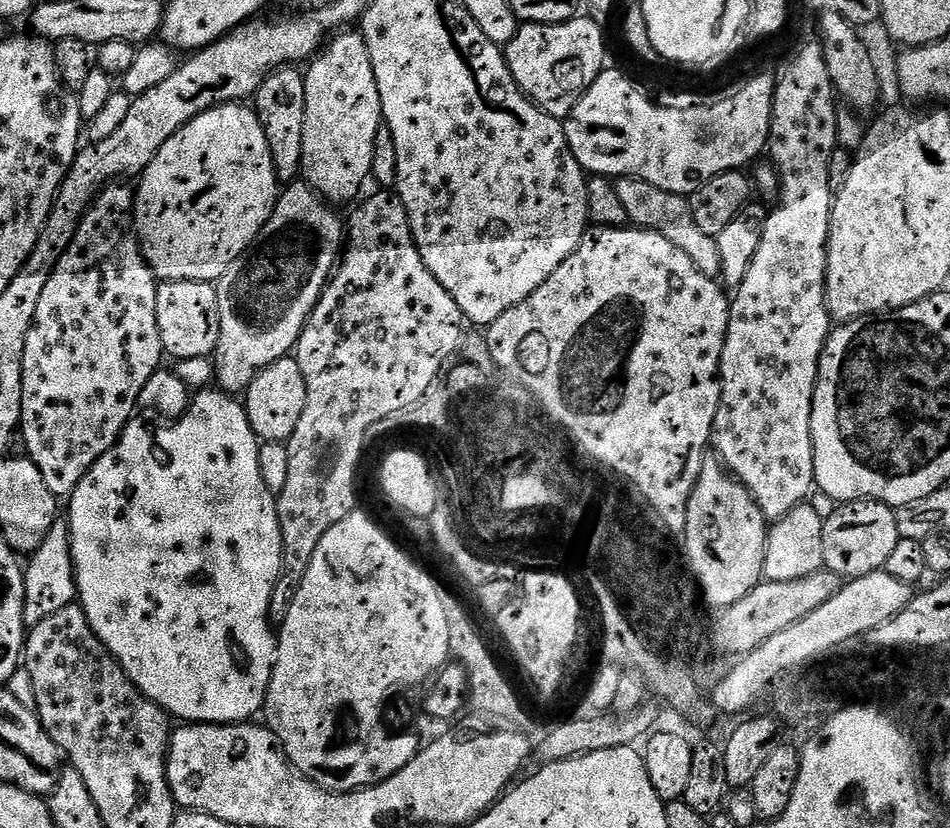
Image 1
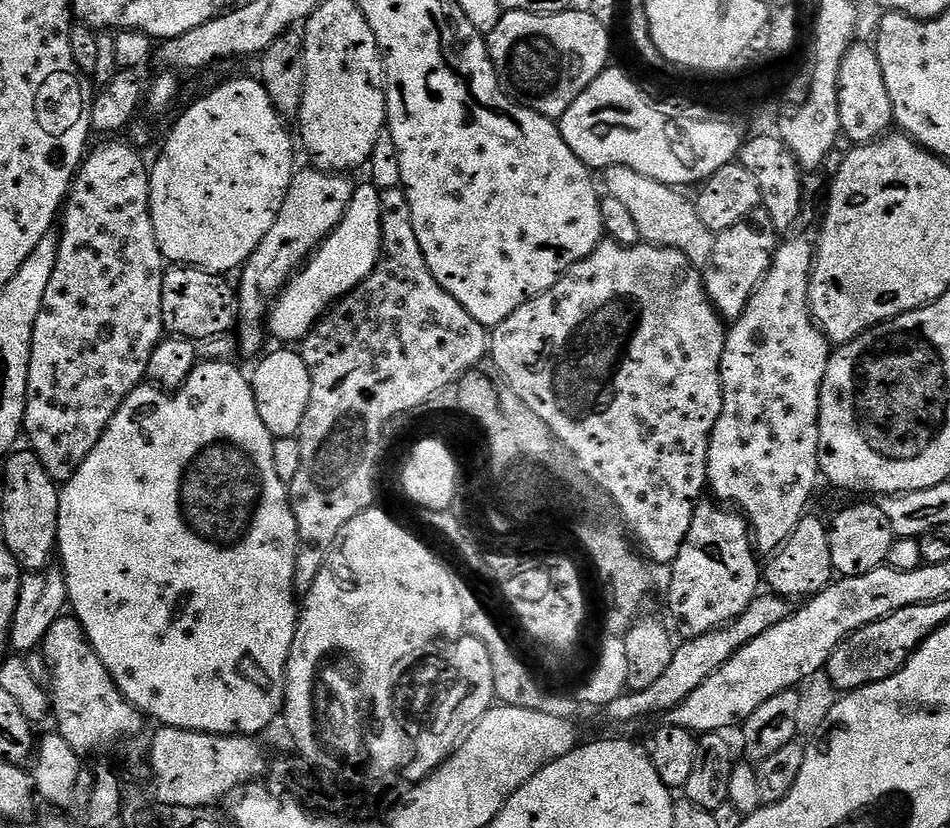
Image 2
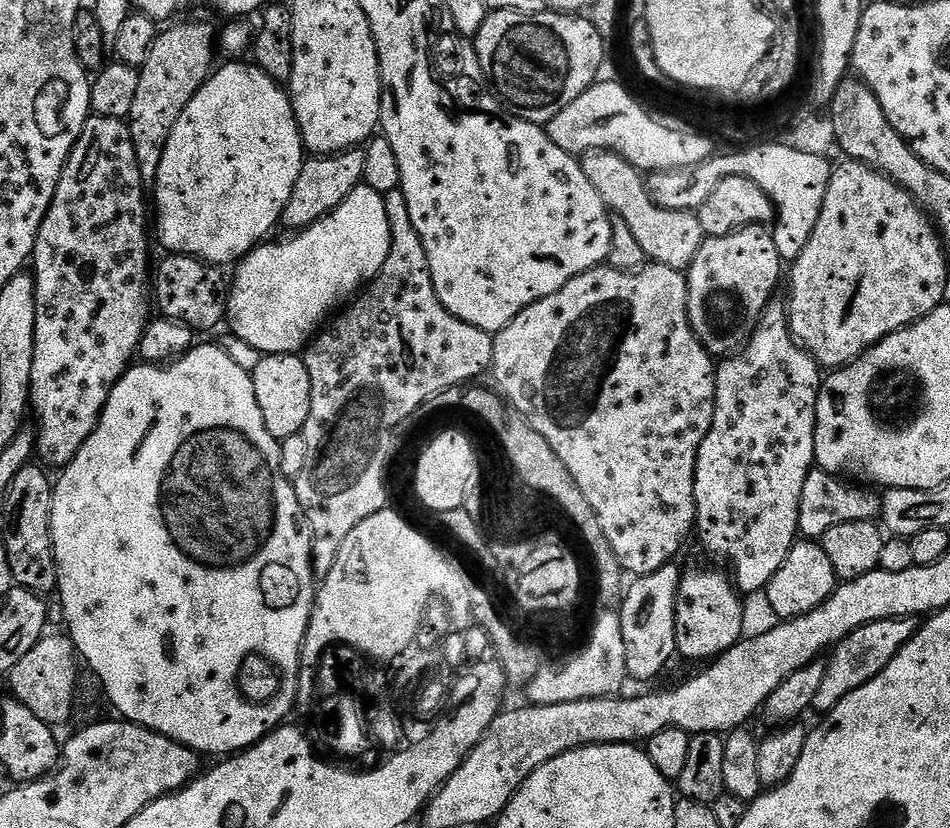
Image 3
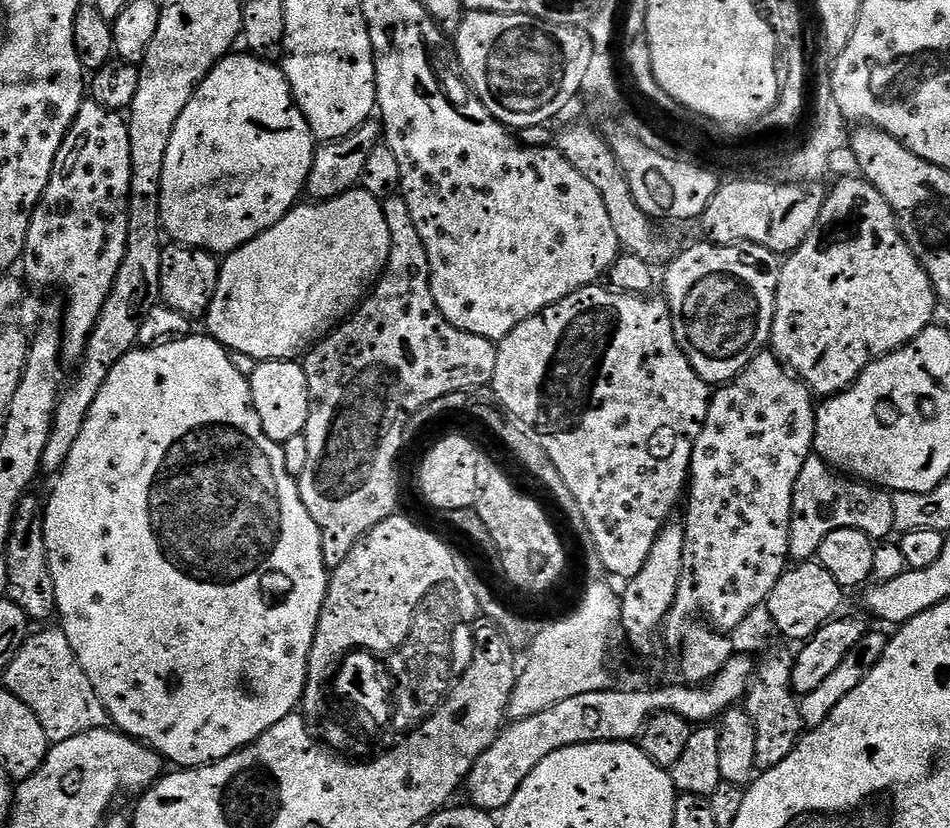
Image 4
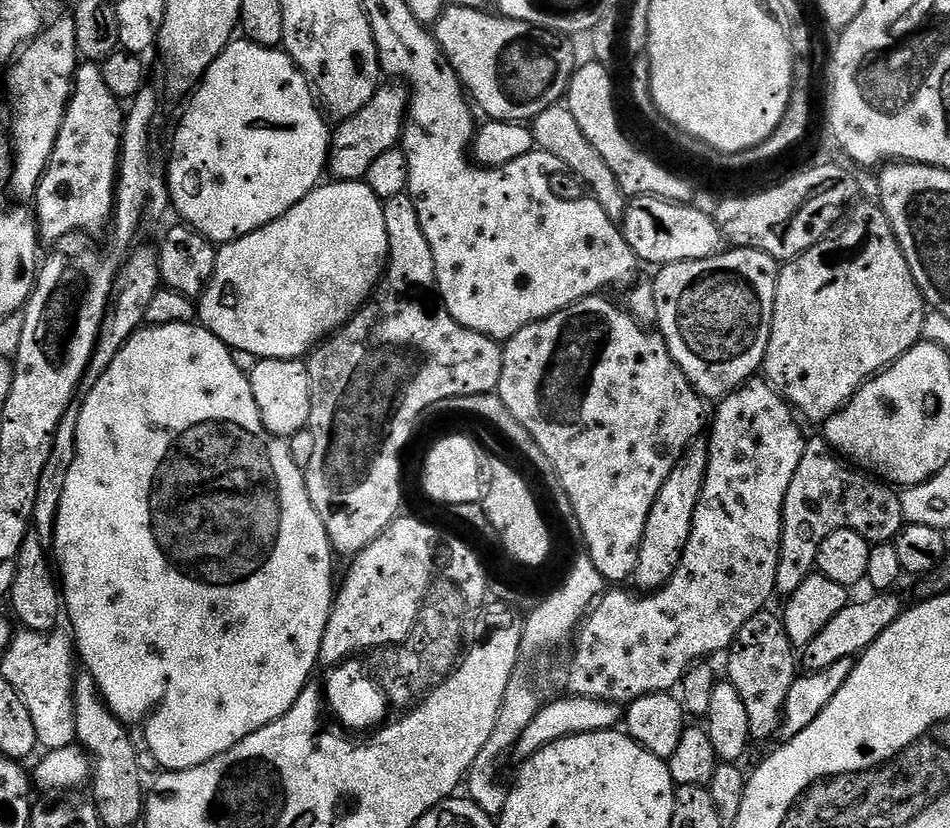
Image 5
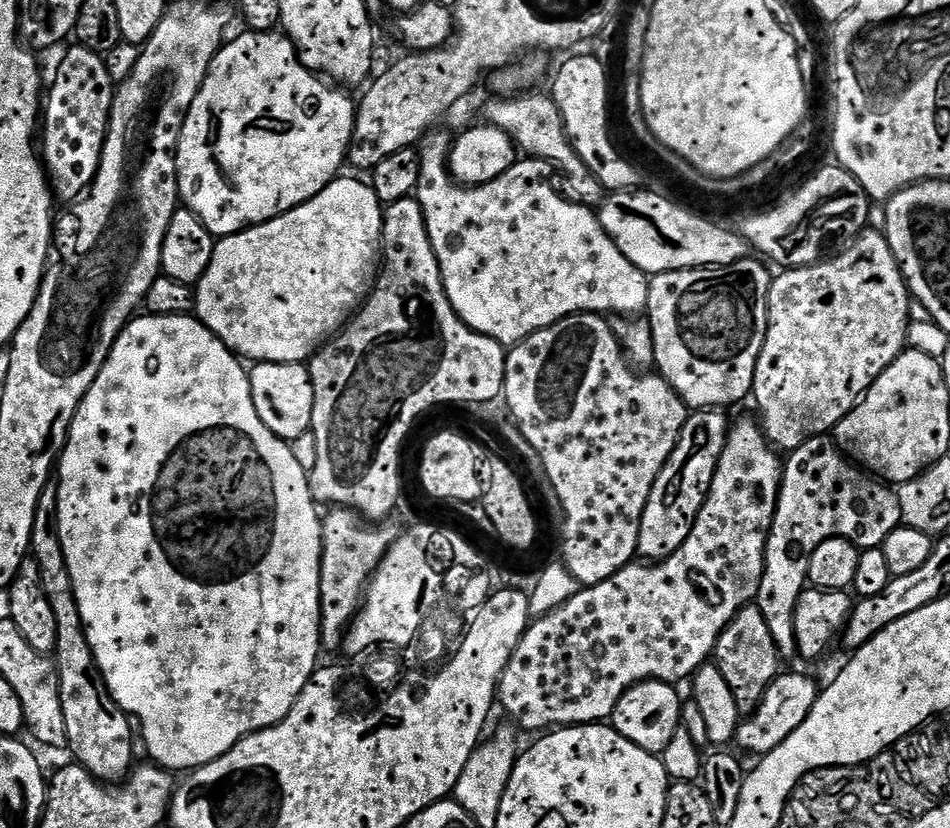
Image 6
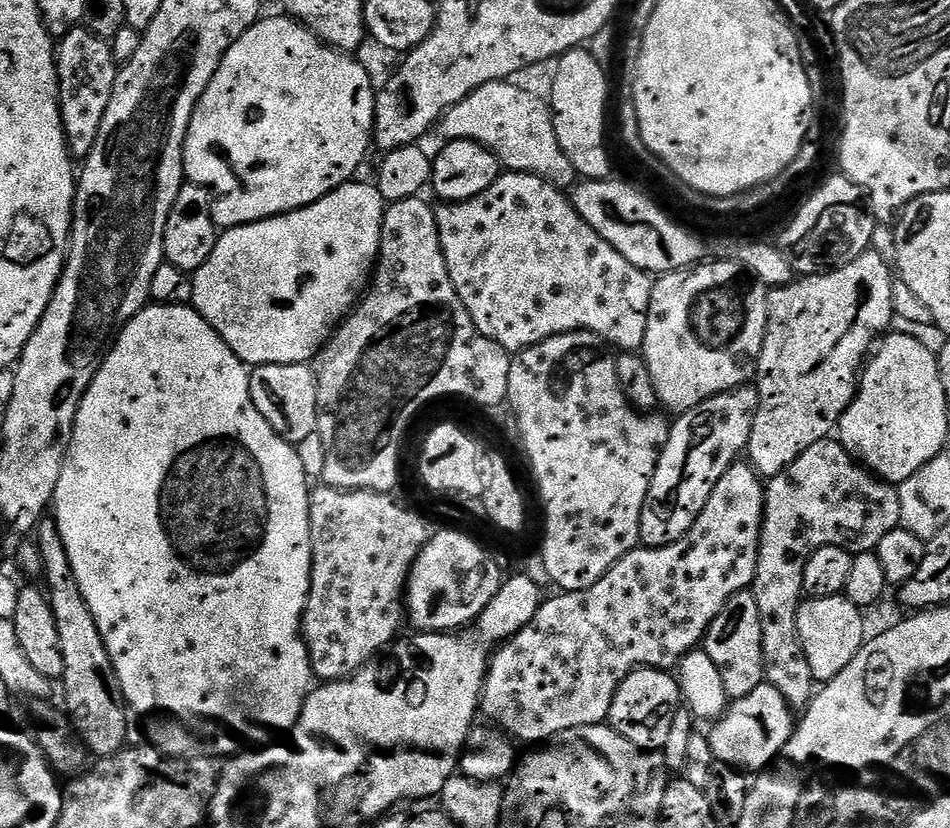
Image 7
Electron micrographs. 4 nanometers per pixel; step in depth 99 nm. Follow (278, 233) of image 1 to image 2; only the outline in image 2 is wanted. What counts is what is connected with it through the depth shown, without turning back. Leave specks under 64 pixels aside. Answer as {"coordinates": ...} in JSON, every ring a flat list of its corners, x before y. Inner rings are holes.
{"coordinates":[[307,166,295,173,290,182,286,202,274,218,274,226,266,238,258,242,254,254,239,269,240,288,235,289,238,309,238,348,241,353,255,357,266,340,266,313,276,297,284,291,289,280,308,263,309,256,320,247,326,237,342,222,344,212,357,190,352,176,338,172,322,172,315,166]]}

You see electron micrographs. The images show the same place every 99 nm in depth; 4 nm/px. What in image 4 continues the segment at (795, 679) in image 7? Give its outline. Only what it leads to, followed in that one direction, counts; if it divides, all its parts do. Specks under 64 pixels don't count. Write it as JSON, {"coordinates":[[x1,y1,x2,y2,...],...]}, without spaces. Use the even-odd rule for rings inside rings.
{"coordinates":[[811,455,794,482,792,499,792,517,790,518,789,557,793,561,811,560,819,553,822,538,834,530,862,530,872,540,883,541,894,532,893,493,857,480,847,474,841,474,818,455]]}

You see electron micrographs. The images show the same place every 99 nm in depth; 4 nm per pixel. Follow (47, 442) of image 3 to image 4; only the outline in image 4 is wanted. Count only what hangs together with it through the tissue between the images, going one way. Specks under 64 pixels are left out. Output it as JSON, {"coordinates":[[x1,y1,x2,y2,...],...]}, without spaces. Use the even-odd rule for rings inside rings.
{"coordinates":[[85,99,78,110,78,118,72,124,72,129,64,135,64,141,52,167,50,182,30,220,22,257,22,269,24,268,25,272,23,275,29,285,41,284,44,288,64,288,64,296,68,299,68,305,64,304,62,308,64,325,62,356,65,361,76,362,83,357,96,320,106,306,106,300,112,292,118,272,122,270,128,238,131,173,127,119,96,100]]}

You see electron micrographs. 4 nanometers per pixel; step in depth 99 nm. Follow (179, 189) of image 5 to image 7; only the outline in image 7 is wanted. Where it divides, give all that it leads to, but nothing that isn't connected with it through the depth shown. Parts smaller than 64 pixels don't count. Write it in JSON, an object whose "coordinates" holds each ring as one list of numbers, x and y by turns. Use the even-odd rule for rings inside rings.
{"coordinates":[[287,15,261,18,242,34,226,50,210,86,202,94,194,114,190,118,190,130,184,143,184,175,193,184,201,184,214,193,212,201,212,221,217,229,240,228,244,224,257,224,260,220,269,220,272,216,282,216,286,212,297,212,299,208,318,202,328,192,333,192,342,184,347,184,360,168,360,163,368,156,368,147,374,144,374,118,376,117,377,85,372,85,372,76,356,61,355,55,340,51,319,40,316,35,304,27,299,20]]}

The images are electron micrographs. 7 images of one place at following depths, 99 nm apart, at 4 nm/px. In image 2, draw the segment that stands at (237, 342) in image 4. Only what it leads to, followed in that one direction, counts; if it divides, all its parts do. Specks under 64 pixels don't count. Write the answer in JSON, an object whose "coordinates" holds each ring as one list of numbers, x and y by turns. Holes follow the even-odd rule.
{"coordinates":[[370,182,361,183,344,212,342,222,320,243,308,258,308,263,289,280,284,291,276,297,266,316,266,328,276,340,292,346,303,341,321,316,336,301,347,296,376,269,380,261,382,238,381,191]]}

